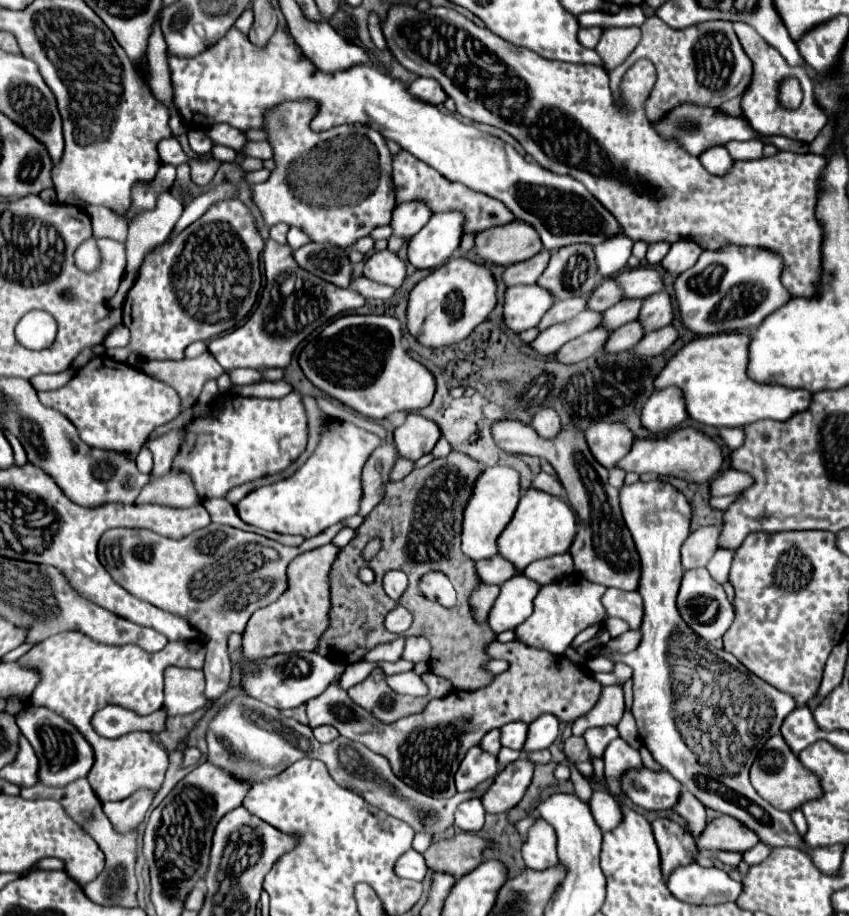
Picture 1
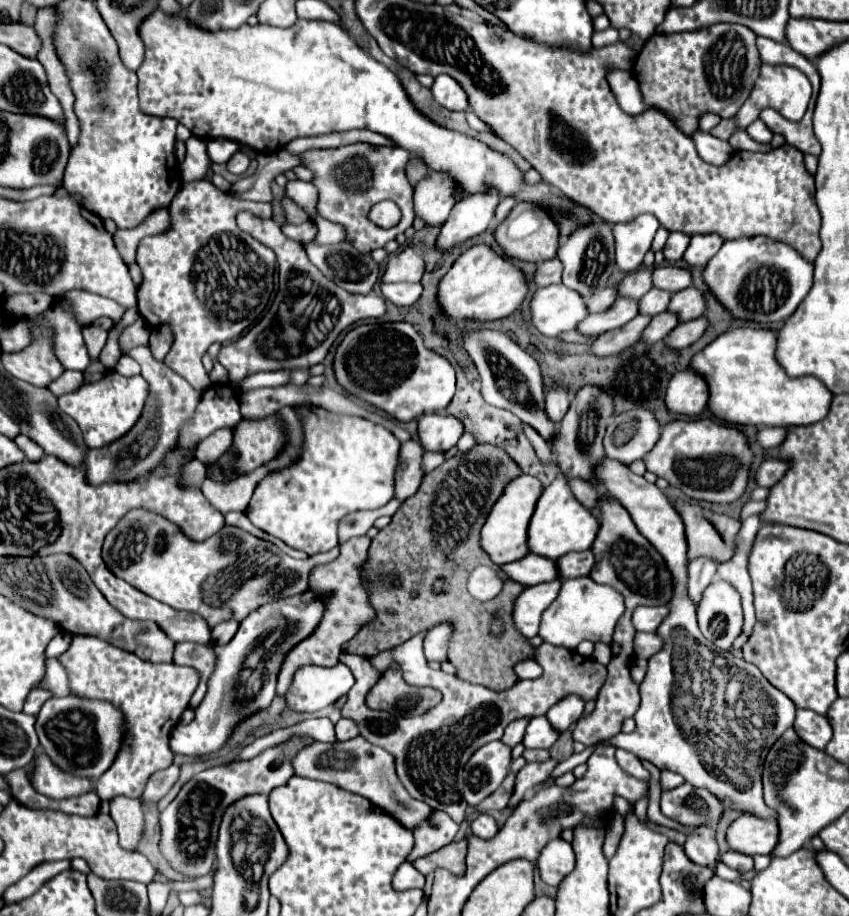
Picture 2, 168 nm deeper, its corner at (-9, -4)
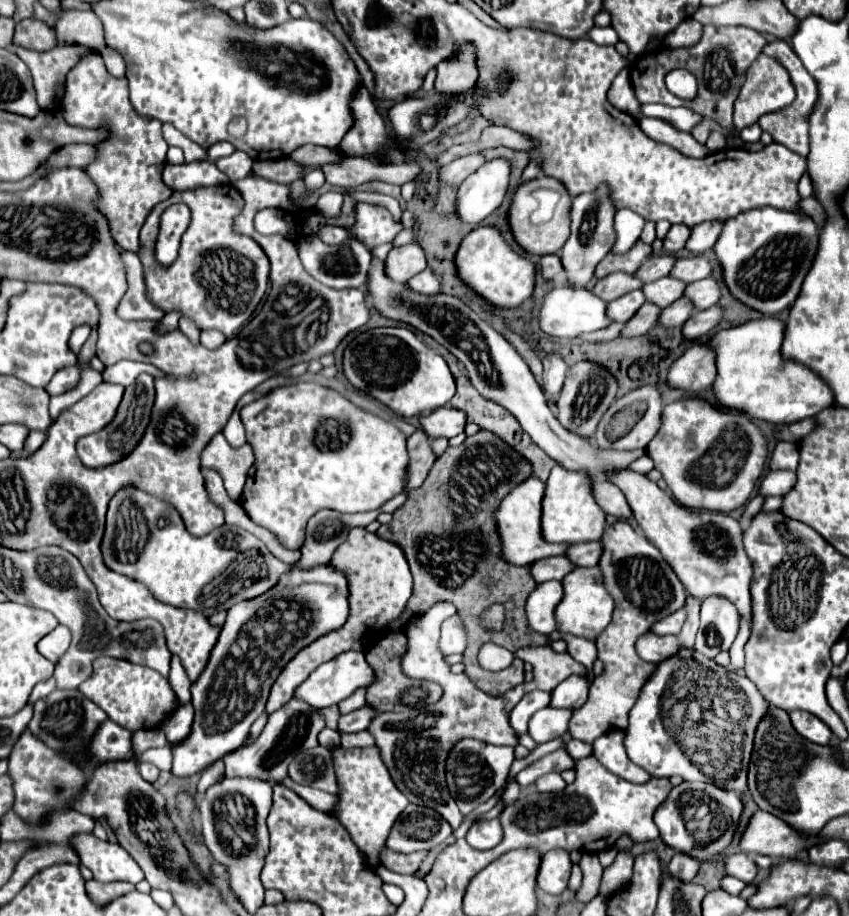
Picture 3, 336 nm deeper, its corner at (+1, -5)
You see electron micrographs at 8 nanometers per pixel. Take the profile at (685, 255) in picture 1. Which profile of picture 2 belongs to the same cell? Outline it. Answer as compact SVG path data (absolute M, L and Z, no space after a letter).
M696 234L684 254L688 266L706 266L708 260L720 250L724 238L720 234Z

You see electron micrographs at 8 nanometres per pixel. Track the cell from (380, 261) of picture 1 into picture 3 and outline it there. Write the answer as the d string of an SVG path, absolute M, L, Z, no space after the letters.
M416 243L394 247L386 257L386 275L398 283L408 281L410 277L414 277L424 269L426 269L426 257Z

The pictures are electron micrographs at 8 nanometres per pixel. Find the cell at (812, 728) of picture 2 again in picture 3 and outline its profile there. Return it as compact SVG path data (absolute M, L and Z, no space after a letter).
M792 711L790 721L802 737L806 737L808 741L812 741L816 745L826 745L832 737L832 731L820 719L806 711Z

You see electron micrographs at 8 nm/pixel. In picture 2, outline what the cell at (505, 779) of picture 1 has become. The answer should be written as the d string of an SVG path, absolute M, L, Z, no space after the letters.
M550 758L550 760L546 760L546 762L526 764L526 766L516 774L516 786L514 786L514 794L512 794L512 798L510 798L510 808L514 808L518 802L522 802L522 798L524 798L524 794L526 794L528 790L532 790L534 786L546 782L556 764L558 764L558 762L556 762L554 758Z

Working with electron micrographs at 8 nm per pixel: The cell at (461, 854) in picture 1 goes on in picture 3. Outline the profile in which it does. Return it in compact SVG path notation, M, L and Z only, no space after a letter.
M384 847L382 853L380 853L380 861L388 869L392 869L394 873L416 873L426 855L428 855L428 851L418 851L418 853L402 855L402 853L394 853L394 851Z

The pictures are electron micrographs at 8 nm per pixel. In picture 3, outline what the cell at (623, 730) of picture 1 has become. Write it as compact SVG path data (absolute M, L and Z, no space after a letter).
M746 853L726 855L724 857L724 867L726 867L728 875L732 875L736 879L742 879L744 883L752 883L754 877L756 877L756 865L754 865L752 857L746 855Z

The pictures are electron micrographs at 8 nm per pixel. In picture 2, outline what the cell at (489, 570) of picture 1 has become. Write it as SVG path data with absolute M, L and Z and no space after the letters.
M530 552L524 560L516 560L512 564L504 564L502 570L512 576L512 580L524 584L524 586L534 586L542 582L552 582L558 580L558 566L556 560L550 560L546 556L538 556Z

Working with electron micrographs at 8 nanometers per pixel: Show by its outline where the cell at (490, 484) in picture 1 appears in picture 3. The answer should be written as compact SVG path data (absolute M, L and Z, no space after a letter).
M530 475L522 485L516 485L494 511L494 521L498 521L498 535L502 537L502 559L510 561L510 565L530 565L542 557L564 555L568 545L552 545L542 539L540 533L540 501L544 495L544 483Z

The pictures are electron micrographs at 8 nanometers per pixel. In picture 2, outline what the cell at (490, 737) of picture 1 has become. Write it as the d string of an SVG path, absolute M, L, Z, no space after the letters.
M526 716L526 718L514 720L512 724L508 724L508 728L506 728L504 736L502 736L502 742L504 742L504 744L508 744L508 746L516 746L518 742L522 742L524 732L526 732L526 726L528 726L528 722L530 722L530 720L532 720L532 718L530 718L530 716Z

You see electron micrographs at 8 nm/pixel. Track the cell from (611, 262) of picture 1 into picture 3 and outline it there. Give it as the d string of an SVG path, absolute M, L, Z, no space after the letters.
M618 209L614 217L614 229L616 229L616 241L612 253L626 253L632 249L632 245L640 239L640 233L644 229L644 219L630 211L630 209Z

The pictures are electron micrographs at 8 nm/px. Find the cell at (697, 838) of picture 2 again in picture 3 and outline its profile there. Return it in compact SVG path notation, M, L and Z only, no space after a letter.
M676 853L668 865L668 873L682 881L692 881L698 869L700 869L700 861L686 853Z

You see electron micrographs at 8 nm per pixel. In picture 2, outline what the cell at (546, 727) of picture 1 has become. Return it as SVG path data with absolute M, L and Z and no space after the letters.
M570 694L570 696L564 696L558 704L554 704L550 710L548 710L548 720L552 722L554 728L560 728L560 730L568 730L584 712L584 700L576 694Z

